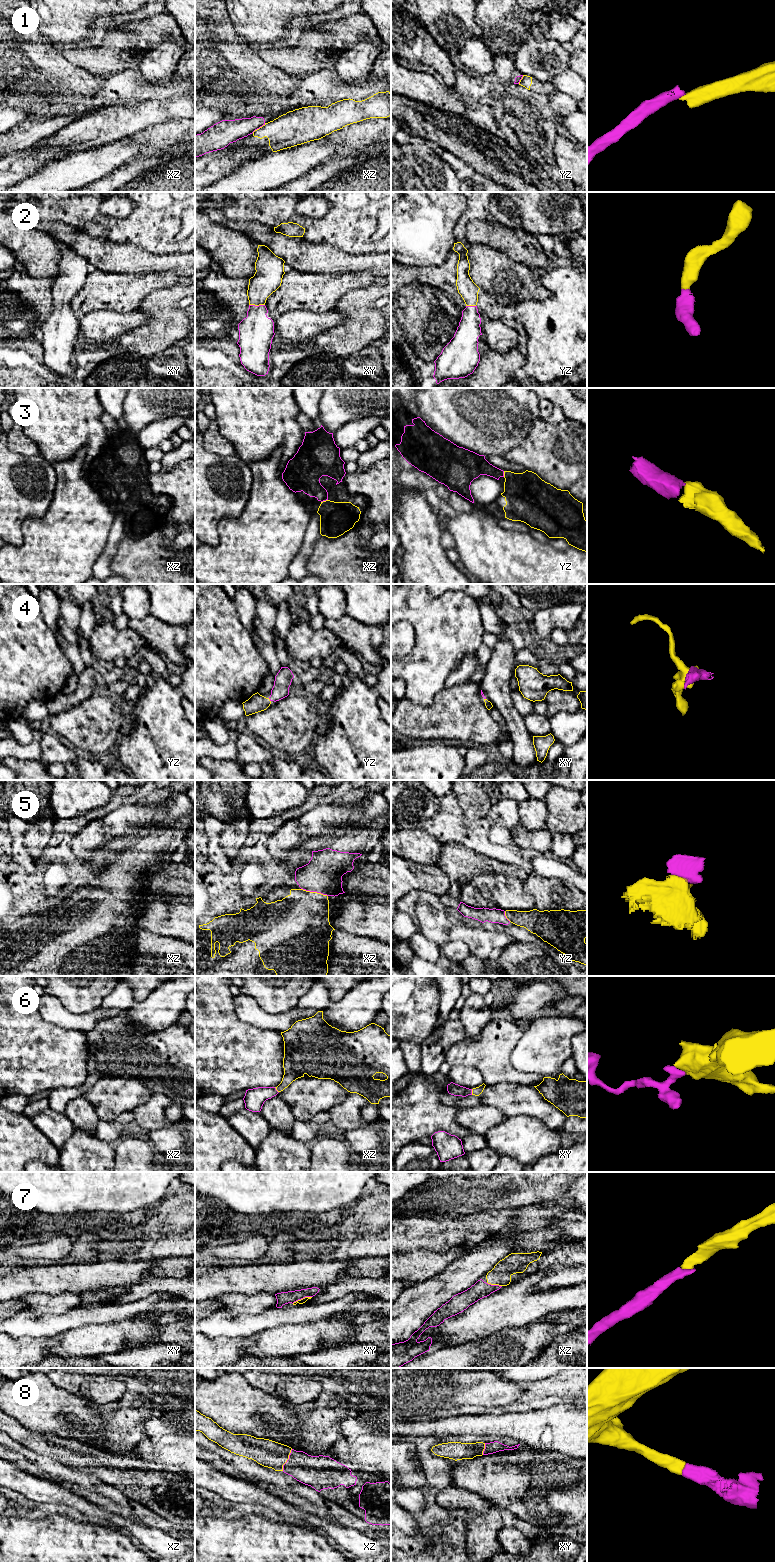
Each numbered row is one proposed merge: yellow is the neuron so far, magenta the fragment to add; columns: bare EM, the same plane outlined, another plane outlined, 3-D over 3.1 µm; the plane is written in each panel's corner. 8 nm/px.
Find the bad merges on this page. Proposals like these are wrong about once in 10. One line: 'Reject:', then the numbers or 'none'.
Reject: 1

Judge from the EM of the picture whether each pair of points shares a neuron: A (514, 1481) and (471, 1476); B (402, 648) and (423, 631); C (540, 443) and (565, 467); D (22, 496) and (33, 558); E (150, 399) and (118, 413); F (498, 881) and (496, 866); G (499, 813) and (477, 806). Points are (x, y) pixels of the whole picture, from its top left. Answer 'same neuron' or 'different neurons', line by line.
A: same neuron
B: different neurons
C: same neuron
D: different neurons
E: different neurons
F: different neurons
G: different neurons

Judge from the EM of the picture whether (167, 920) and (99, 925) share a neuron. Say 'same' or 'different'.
different

